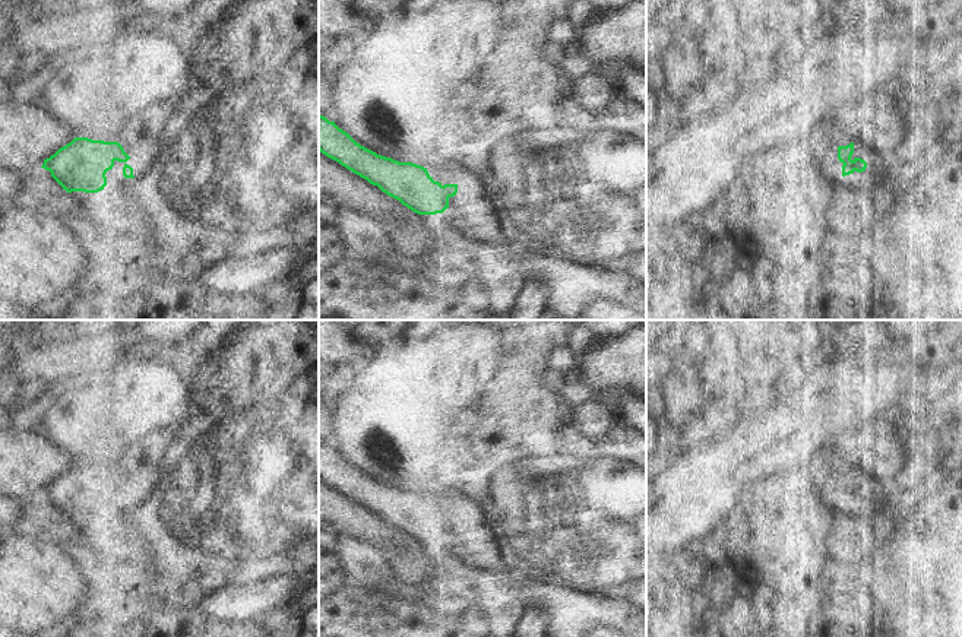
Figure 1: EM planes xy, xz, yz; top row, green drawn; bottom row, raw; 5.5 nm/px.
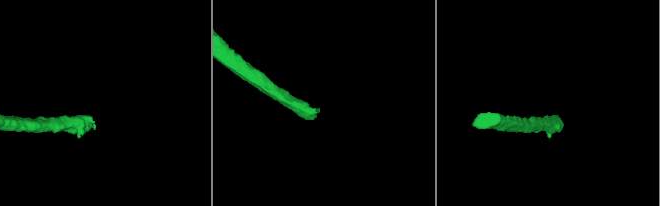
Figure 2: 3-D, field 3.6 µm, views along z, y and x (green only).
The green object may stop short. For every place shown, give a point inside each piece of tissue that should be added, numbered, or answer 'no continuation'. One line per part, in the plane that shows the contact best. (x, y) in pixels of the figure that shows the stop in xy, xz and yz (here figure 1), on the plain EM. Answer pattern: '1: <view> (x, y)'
1: xz (477, 551)

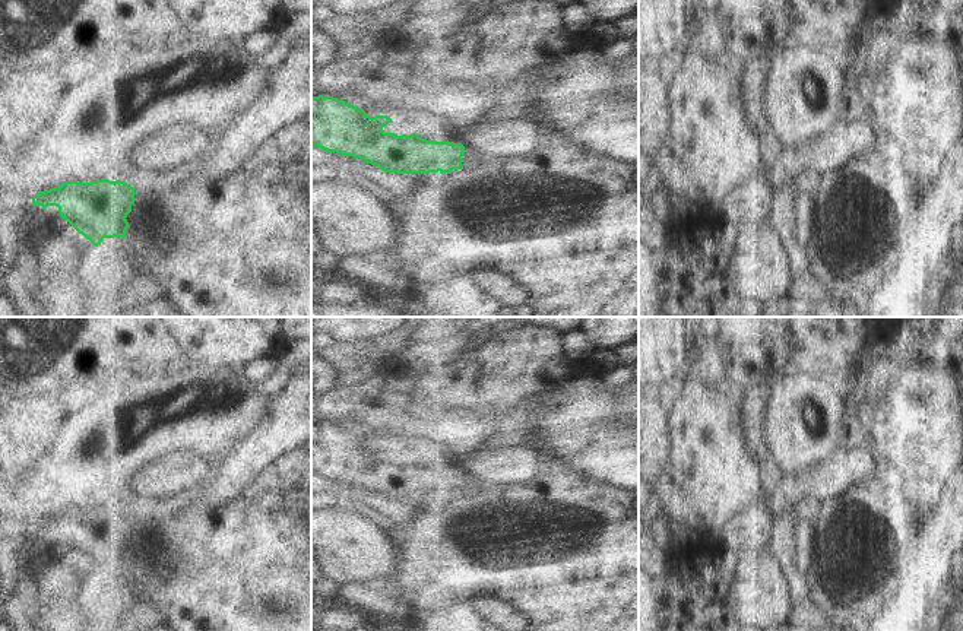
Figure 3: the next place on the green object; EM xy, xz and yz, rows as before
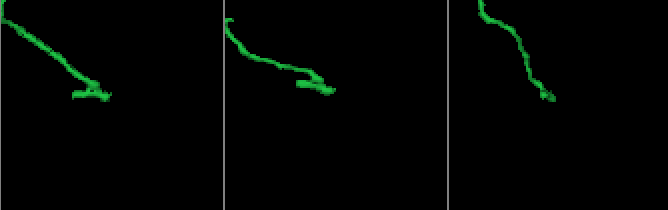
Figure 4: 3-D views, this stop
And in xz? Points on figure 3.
1: xz (472, 484)

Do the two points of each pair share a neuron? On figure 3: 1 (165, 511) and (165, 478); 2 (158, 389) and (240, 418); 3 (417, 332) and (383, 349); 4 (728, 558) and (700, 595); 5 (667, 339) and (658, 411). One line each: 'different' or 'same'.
1: different
2: same
3: different
4: same
5: different

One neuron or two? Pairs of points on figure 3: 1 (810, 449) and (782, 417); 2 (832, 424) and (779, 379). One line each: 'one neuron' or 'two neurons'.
1: one neuron
2: one neuron

